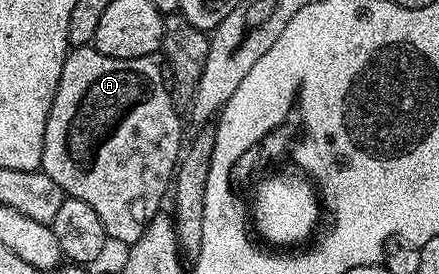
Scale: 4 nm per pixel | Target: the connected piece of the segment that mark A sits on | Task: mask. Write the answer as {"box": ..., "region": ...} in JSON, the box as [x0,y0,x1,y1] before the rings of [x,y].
{"box":[40,45,184,245],"region":[[[92,45],[89,47],[76,47],[73,48],[67,54],[66,60],[64,61],[64,69],[60,69],[60,85],[56,89],[56,97],[52,101],[52,109],[48,113],[48,121],[46,122],[46,128],[44,129],[44,153],[42,154],[42,166],[40,168],[48,177],[52,177],[52,181],[56,181],[56,185],[60,185],[60,189],[71,199],[83,199],[88,205],[92,205],[93,211],[96,213],[96,217],[100,217],[100,225],[104,225],[107,236],[111,240],[114,239],[118,243],[123,243],[123,245],[129,245],[138,240],[139,237],[144,233],[144,229],[150,220],[154,218],[155,215],[159,214],[160,208],[158,207],[162,203],[162,198],[167,198],[168,192],[172,187],[172,176],[174,174],[175,167],[178,166],[178,160],[184,150],[184,139],[182,143],[182,119],[183,116],[174,107],[174,102],[170,96],[170,87],[168,86],[167,76],[164,74],[164,67],[161,62],[155,56],[145,55],[144,57],[136,57],[135,59],[117,59],[116,57],[108,57],[104,53],[100,53]]]}

